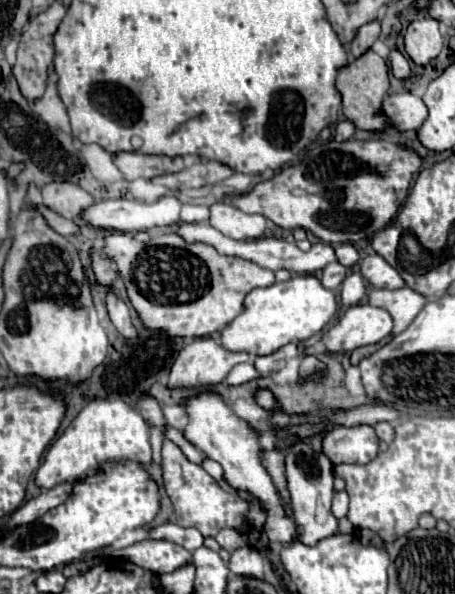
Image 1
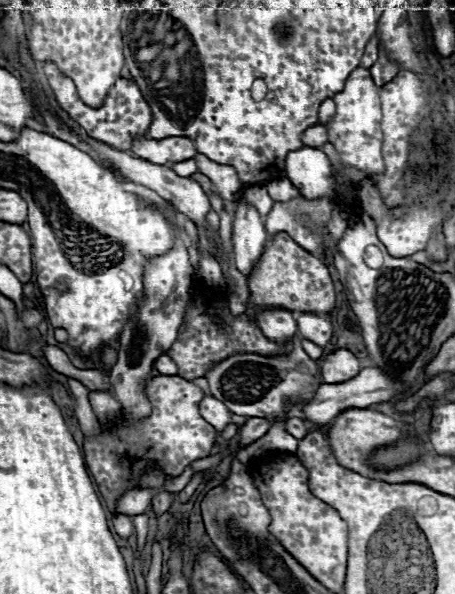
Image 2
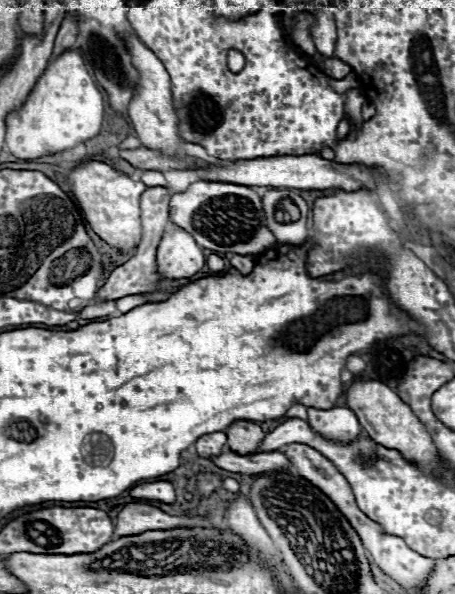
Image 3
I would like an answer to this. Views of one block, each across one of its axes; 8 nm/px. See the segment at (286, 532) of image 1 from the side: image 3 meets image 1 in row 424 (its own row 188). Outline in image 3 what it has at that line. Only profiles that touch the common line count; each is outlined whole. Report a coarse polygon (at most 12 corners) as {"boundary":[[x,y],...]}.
{"boundary":[[194,182],[170,220],[202,248],[260,254],[278,244],[250,186]]}

